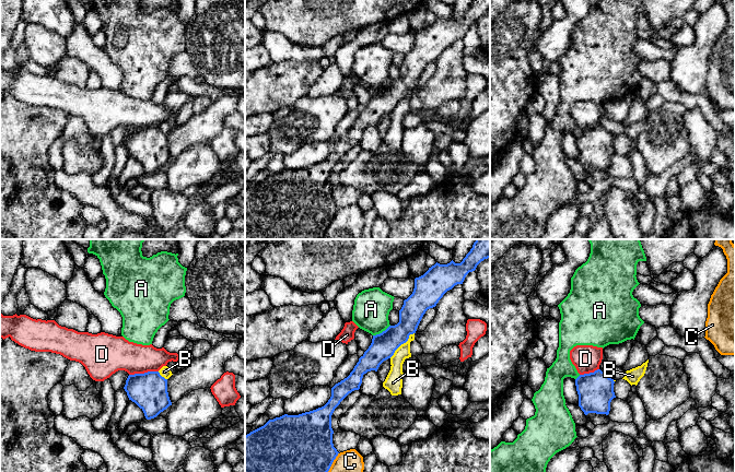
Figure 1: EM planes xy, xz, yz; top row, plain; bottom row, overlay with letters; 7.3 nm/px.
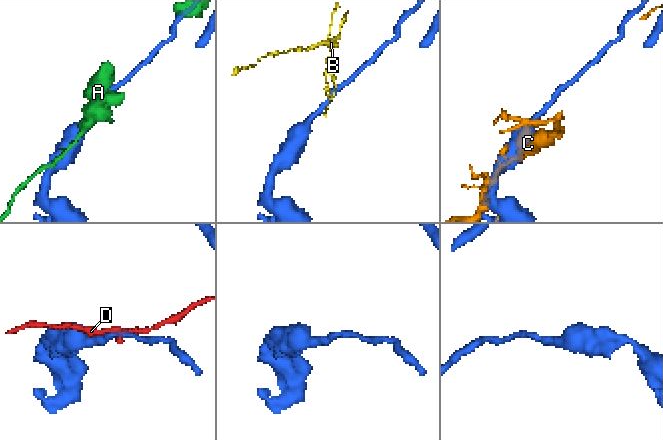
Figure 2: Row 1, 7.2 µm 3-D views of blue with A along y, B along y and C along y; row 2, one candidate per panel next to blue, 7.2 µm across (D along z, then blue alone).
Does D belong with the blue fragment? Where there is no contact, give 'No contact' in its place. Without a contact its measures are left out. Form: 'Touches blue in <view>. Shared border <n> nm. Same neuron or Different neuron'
Touches blue in xy. Shared border 220 nm. Different neuron

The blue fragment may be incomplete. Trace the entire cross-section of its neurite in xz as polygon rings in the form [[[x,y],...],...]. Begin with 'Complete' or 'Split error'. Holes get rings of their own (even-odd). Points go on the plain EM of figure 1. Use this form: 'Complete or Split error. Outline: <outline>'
Complete. Outline: [[[472,0],[460,19],[453,15],[447,20],[435,19],[421,32],[415,34],[412,49],[404,56],[399,66],[399,78],[373,91],[372,98],[359,114],[350,130],[331,143],[328,157],[316,165],[299,170],[284,169],[269,175],[264,181],[245,191],[245,239],[323,239],[327,227],[338,211],[332,199],[331,170],[340,157],[352,146],[359,145],[363,130],[377,127],[380,120],[390,114],[395,106],[416,88],[417,83],[430,63],[436,61],[443,50],[457,39],[463,39],[466,31],[476,25],[485,14],[490,13],[490,0]]]

